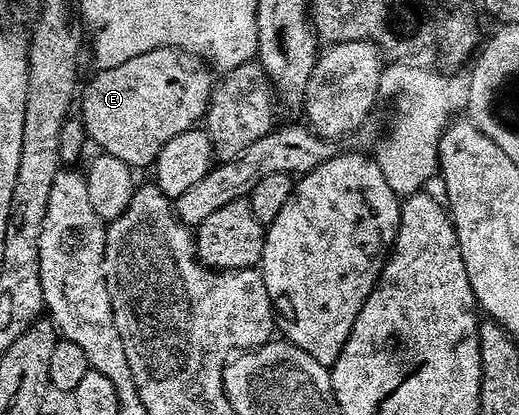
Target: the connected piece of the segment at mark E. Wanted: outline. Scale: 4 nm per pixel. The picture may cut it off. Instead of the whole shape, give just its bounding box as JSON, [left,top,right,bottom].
[77,49,212,167]

